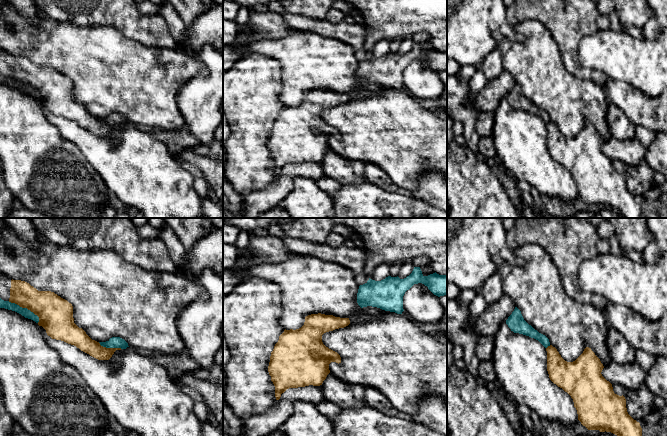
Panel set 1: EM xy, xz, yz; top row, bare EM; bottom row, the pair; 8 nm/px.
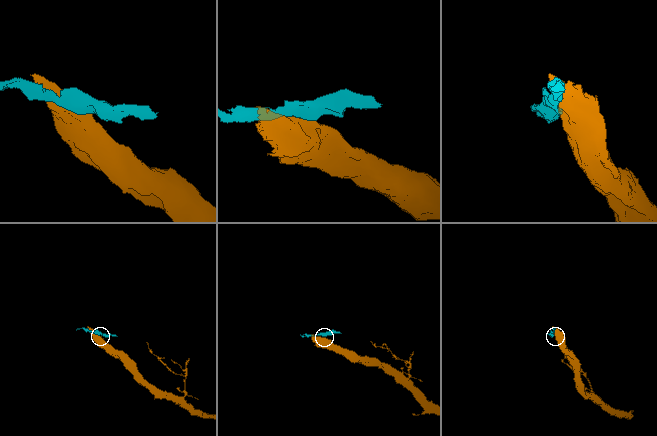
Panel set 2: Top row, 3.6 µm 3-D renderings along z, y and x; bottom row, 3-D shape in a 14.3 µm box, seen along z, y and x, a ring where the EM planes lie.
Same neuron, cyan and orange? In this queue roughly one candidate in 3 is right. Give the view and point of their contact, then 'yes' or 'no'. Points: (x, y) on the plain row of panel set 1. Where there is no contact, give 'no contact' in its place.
xy (25, 84) | no

